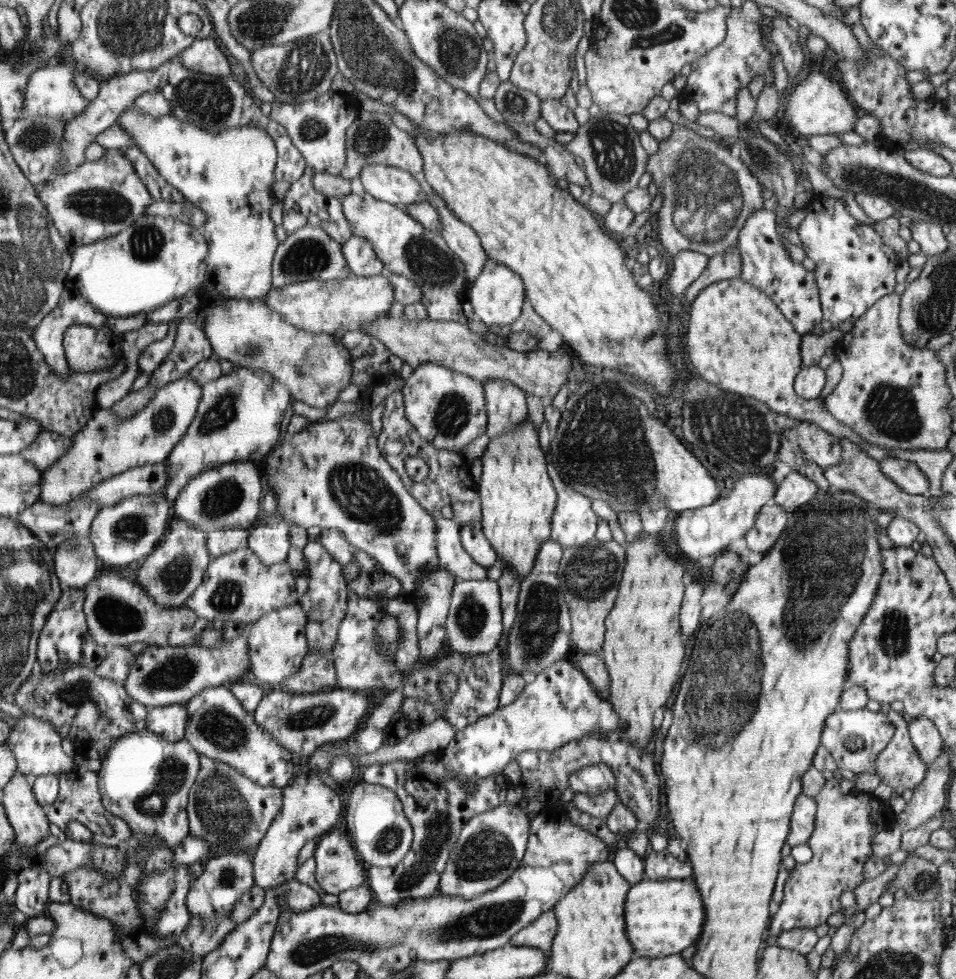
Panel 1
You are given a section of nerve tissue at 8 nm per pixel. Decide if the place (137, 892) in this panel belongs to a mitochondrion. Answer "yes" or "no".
no

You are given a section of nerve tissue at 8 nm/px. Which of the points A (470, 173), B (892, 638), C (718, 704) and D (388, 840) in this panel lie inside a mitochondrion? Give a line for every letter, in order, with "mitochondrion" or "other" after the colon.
A: other
B: mitochondrion
C: mitochondrion
D: mitochondrion

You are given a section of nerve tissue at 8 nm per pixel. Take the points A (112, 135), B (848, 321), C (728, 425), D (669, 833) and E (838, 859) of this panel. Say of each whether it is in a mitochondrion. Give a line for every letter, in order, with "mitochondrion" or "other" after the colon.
A: other
B: other
C: mitochondrion
D: other
E: other

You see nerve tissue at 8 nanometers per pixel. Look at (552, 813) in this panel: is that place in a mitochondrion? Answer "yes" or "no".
no

